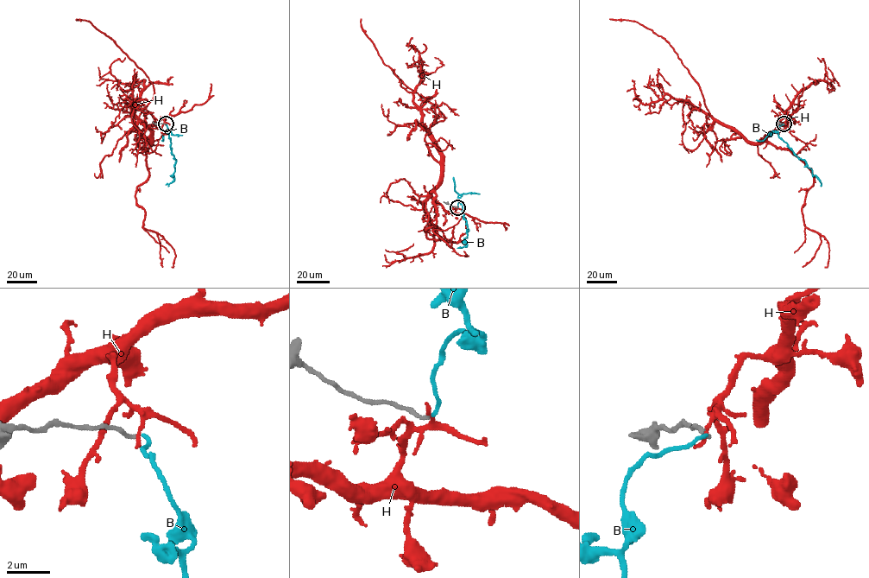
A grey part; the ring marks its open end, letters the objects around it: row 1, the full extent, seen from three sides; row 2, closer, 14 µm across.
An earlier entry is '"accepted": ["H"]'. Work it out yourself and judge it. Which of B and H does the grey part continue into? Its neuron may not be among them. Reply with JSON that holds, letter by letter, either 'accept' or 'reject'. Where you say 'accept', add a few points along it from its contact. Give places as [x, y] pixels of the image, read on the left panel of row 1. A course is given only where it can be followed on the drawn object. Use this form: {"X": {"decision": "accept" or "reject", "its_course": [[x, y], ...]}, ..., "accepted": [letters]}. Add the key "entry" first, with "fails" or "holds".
{"entry": "fails", "B": {"decision": "accept", "its_course": [[166, 123], [171, 153], [176, 161], [174, 180], [166, 185]]}, "H": {"decision": "reject"}, "accepted": ["B"]}

